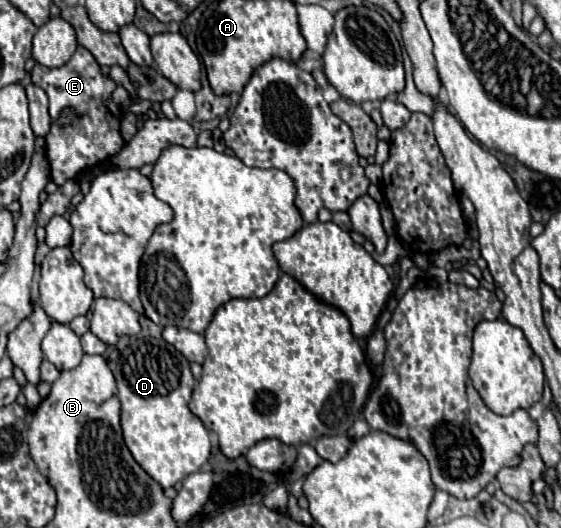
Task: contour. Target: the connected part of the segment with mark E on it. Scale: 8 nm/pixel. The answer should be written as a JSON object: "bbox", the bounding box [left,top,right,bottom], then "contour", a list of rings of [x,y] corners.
{"bbox":[30,46,124,186],"contour":[[[78,46],[72,60],[60,68],[46,68],[36,64],[30,72],[32,82],[40,86],[50,98],[50,116],[60,118],[62,110],[70,108],[76,118],[70,126],[52,124],[46,136],[46,158],[50,162],[50,178],[56,186],[62,186],[66,180],[78,178],[80,172],[90,170],[92,166],[116,156],[124,146],[120,136],[120,118],[112,114],[112,92],[116,90],[116,82],[110,76],[104,76],[96,58],[84,48]]]}

